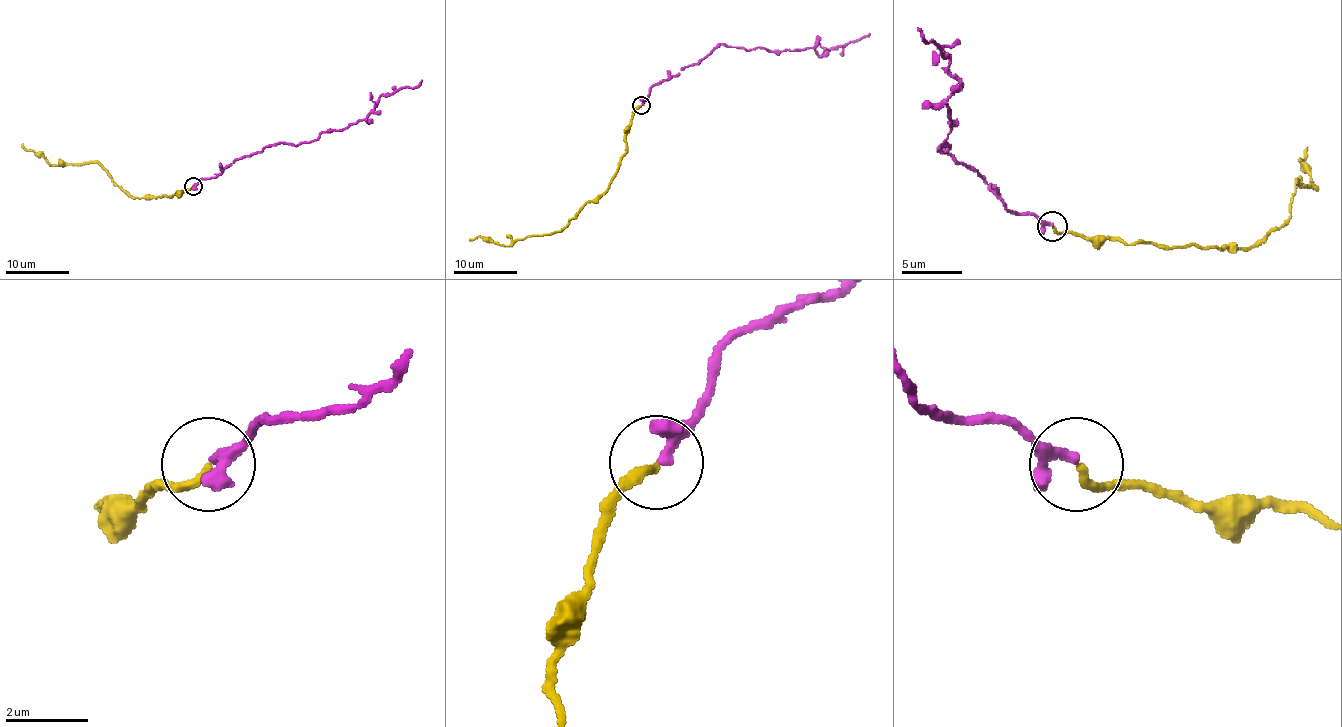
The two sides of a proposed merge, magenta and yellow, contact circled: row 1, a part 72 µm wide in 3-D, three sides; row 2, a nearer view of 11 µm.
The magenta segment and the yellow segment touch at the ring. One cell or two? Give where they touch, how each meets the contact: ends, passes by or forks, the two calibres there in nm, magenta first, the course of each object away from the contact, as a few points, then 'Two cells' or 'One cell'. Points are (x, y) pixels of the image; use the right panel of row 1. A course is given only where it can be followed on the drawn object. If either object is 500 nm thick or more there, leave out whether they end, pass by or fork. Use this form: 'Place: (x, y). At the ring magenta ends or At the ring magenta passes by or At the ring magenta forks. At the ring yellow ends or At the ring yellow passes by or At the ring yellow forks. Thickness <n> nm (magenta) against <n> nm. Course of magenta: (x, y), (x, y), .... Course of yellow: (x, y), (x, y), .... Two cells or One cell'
Place: (1052, 226). At the ring magenta passes by. At the ring yellow ends. Thickness 190 nm (magenta) against 220 nm. Course of magenta: (1052, 227), (1016, 212), (938, 149), (950, 146), (944, 104), (959, 86), (947, 56), (917, 26). Course of yellow: (1052, 227), (1079, 236), (1252, 248), (1288, 218), (1297, 182), (1318, 188), (1300, 161), (1306, 146). One cell

